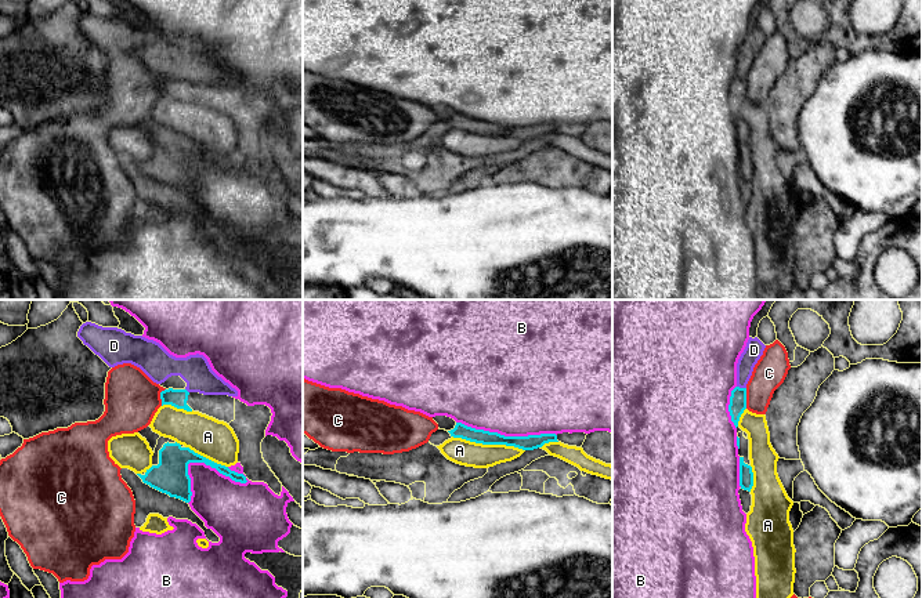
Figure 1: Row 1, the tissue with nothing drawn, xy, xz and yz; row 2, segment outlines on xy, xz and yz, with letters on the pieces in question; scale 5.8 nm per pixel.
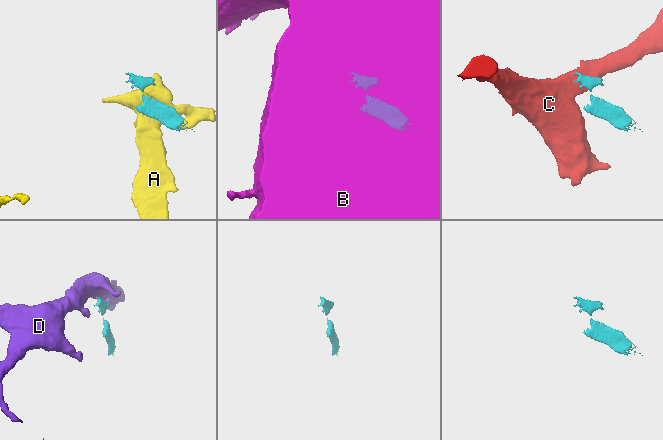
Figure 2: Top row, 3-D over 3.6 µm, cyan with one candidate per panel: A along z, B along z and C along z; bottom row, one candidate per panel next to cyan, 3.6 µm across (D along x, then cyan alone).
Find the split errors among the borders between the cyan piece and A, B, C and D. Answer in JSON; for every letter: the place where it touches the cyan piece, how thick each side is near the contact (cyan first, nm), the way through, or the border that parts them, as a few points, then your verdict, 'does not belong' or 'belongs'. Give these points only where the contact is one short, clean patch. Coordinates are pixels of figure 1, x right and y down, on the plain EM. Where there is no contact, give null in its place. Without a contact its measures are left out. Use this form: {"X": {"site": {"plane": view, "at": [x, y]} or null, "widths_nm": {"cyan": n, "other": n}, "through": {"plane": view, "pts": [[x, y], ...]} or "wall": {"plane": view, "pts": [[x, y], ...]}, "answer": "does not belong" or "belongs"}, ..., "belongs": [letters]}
{"A": {"site": {"plane": "xz", "at": [488, 134]}, "widths_nm": {"cyan": 90, "other": 150}, "answer": "does not belong"}, "B": {"site": {"plane": "xy", "at": [198, 152]}, "widths_nm": {"cyan": 200, "other": 300}, "answer": "does not belong"}, "C": {"site": {"plane": "yz", "at": [745, 89]}, "widths_nm": {"cyan": 100, "other": 190}, "wall": {"plane": "yz", "pts": [[745, 79], [747, 98]]}, "answer": "does not belong"}, "D": {"site": {"plane": "yz", "at": [741, 79]}, "widths_nm": {"cyan": 100, "other": 110}, "answer": "does not belong"}, "belongs": []}

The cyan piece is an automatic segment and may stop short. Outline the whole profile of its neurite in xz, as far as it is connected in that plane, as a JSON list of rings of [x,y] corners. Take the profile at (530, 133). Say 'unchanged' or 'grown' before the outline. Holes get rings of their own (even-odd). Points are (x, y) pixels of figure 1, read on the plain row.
grown; [[[435,106],[433,108],[433,110],[438,115],[440,120],[448,122],[451,127],[462,128],[482,135],[506,135],[523,141],[534,141],[542,138],[545,134],[558,133],[556,124],[505,127],[498,123],[489,123],[489,122],[467,117],[462,113],[456,113],[453,109],[446,106]]]

